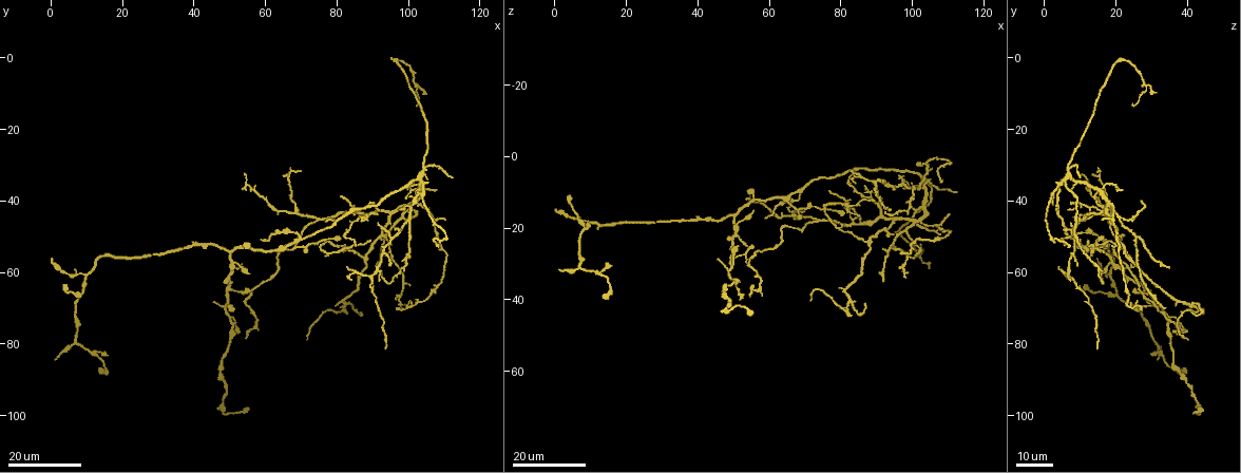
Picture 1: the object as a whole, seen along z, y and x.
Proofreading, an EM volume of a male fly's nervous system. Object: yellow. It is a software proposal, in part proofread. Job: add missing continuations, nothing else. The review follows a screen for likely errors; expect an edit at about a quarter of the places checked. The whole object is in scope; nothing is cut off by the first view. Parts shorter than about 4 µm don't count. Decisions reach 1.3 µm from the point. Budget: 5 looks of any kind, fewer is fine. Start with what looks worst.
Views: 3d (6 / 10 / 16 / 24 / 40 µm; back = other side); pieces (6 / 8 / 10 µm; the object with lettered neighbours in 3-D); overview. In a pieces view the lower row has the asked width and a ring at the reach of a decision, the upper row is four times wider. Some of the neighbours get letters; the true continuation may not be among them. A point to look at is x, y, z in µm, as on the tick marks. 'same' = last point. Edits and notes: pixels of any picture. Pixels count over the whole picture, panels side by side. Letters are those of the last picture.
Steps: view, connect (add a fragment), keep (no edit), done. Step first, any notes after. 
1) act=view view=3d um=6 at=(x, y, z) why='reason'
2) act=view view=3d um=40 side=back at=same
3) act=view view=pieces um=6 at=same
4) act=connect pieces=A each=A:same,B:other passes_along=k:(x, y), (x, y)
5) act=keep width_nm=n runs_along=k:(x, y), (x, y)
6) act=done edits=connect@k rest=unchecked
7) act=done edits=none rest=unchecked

act=view view=3d um=24 at=(92.0, 58.5, 35.0) why='thin end'

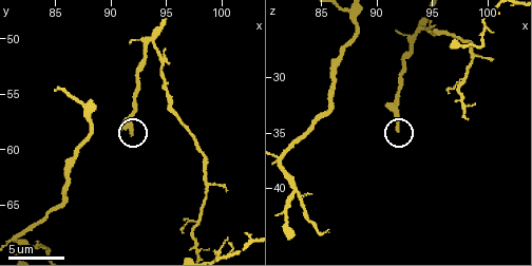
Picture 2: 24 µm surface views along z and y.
act=view view=pieces um=8 at=(92.0, 58.8, 34.8)

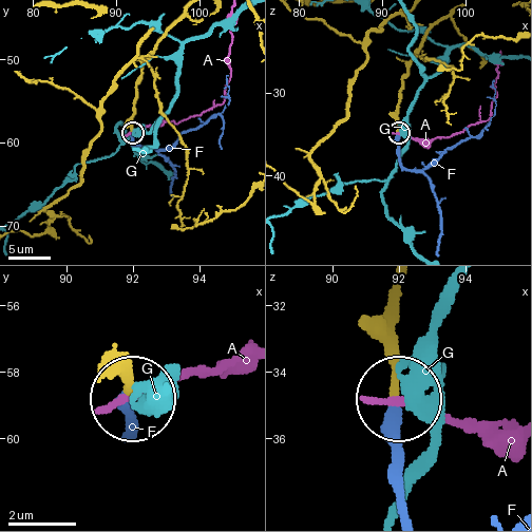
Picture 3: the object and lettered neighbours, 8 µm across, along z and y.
act=connect pieces=F width_nm=200 each=A:other,F:same,G:other passes_along=3:(125, 359), (125, 426) found='it goes on there'

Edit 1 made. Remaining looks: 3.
act=view view=overview why='see it whole again'

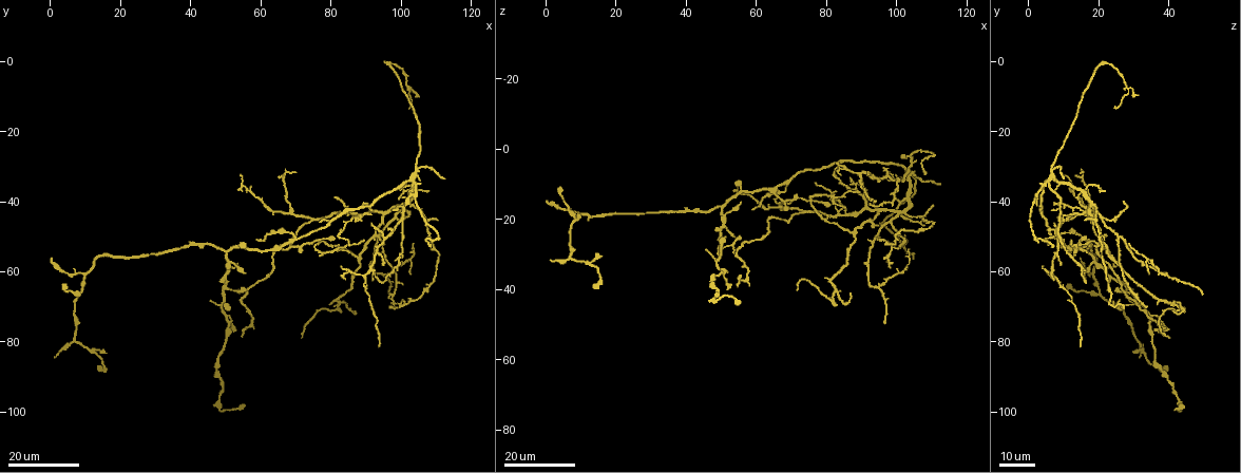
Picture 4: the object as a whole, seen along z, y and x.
act=view view=3d um=16 at=(110.0, 45.5, 16.0) why='thin end'

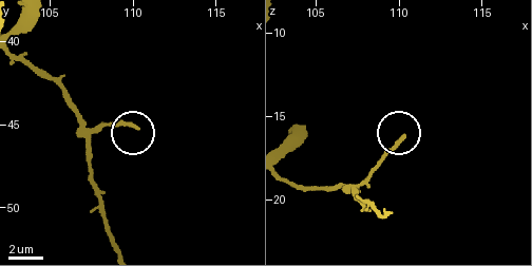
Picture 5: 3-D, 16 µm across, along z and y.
act=view view=pieces um=8 at=(110.3, 45.2, 16.3)

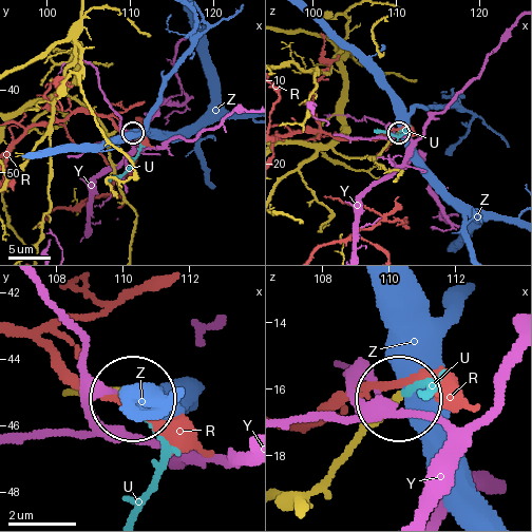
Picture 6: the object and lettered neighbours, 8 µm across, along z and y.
act=connect pieces=U each=R:other,U:same,Y:other,Z:other found='the neuron continues'

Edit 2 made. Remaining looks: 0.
act=done edits=connect@3,connect@6 rest=unchecked

